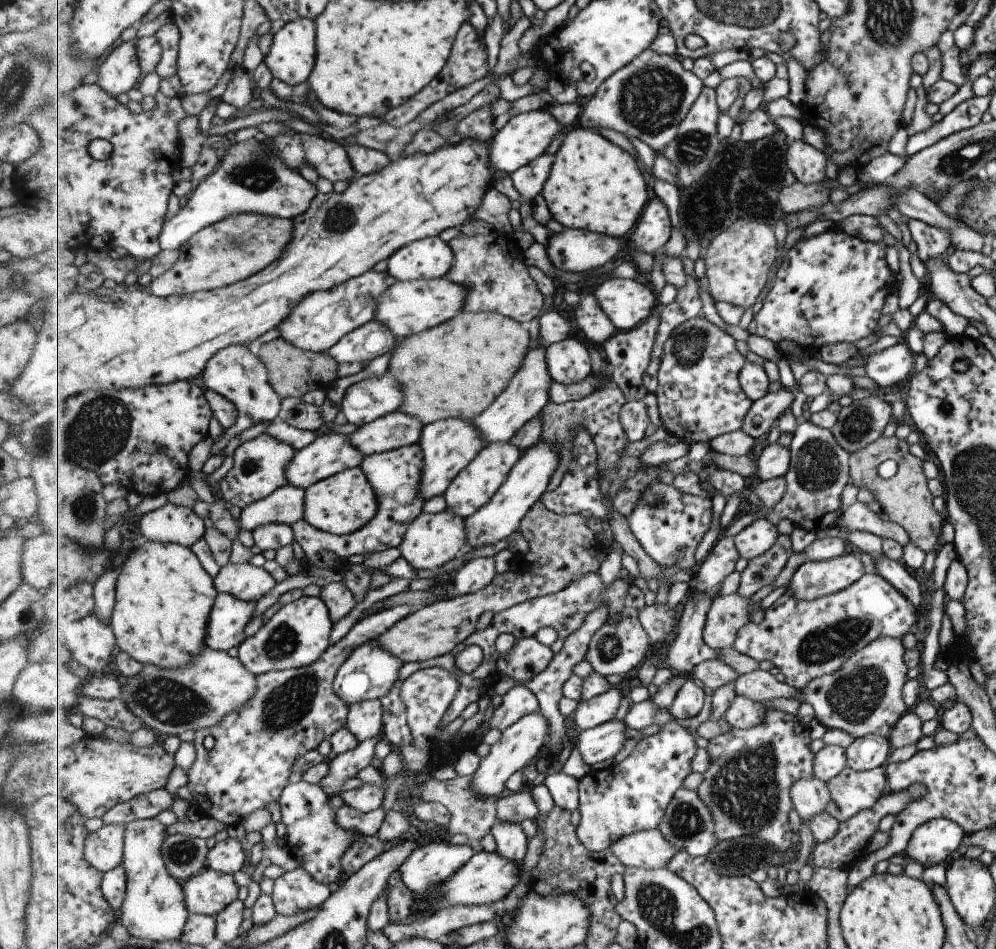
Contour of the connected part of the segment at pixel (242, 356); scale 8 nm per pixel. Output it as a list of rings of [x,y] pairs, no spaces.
[[[231,345],[219,351],[207,363],[206,370],[201,374],[199,382],[205,389],[211,389],[228,398],[239,412],[237,422],[231,428],[223,429],[223,435],[215,441],[211,454],[221,453],[232,438],[255,426],[257,423],[273,423],[279,419],[282,411],[282,399],[270,383],[270,370],[260,360],[258,354],[253,354],[247,345]]]

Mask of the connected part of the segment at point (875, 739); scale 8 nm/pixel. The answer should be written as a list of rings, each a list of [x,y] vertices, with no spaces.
[[[879,735],[857,737],[844,748],[846,766],[856,771],[884,766],[890,752],[887,738]]]

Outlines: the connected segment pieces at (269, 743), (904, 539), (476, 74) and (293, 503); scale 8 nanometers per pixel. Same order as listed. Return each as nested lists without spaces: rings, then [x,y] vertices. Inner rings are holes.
[[[397,605],[365,616],[310,667],[258,675],[258,694],[241,711],[232,713],[213,728],[195,734],[197,758],[185,772],[187,789],[195,801],[191,806],[202,816],[233,826],[259,808],[265,812],[269,802],[279,802],[289,784],[294,762],[348,726],[350,706],[339,698],[334,688],[339,669],[356,648],[379,638],[412,612],[412,606]],[[207,736],[215,740],[211,750],[205,748]]]
[[[855,501],[844,510],[838,520],[837,526],[841,532],[843,529],[848,531],[865,531],[880,539],[888,538],[898,542],[902,547],[910,542],[907,533],[898,524],[891,521],[883,521],[875,515],[865,503]]]
[[[467,21],[458,32],[458,38],[454,42],[454,50],[438,78],[429,84],[429,86],[426,86],[418,95],[415,95],[413,99],[390,110],[384,116],[384,119],[387,123],[396,127],[402,127],[413,122],[424,110],[443,100],[452,92],[469,87],[470,84],[477,83],[478,80],[489,76],[490,71],[487,58],[489,58],[489,52],[487,52],[487,46],[483,41],[483,34],[482,36],[478,34],[475,26]]]
[[[287,484],[266,499],[241,510],[242,528],[253,532],[258,526],[271,523],[294,525],[306,515],[306,490]]]

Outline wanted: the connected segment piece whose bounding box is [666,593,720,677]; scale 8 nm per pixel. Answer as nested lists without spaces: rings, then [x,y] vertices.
[[[695,593],[692,597],[687,597],[684,600],[685,607],[679,620],[677,636],[673,644],[669,646],[670,648],[666,655],[667,665],[669,668],[676,670],[678,674],[690,677],[694,672],[694,668],[702,662],[720,658],[720,652],[711,648],[704,639],[706,620],[714,600],[715,598],[705,593]]]

